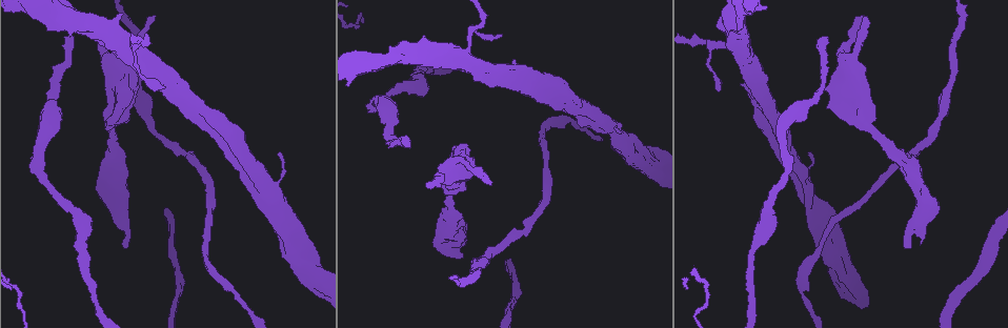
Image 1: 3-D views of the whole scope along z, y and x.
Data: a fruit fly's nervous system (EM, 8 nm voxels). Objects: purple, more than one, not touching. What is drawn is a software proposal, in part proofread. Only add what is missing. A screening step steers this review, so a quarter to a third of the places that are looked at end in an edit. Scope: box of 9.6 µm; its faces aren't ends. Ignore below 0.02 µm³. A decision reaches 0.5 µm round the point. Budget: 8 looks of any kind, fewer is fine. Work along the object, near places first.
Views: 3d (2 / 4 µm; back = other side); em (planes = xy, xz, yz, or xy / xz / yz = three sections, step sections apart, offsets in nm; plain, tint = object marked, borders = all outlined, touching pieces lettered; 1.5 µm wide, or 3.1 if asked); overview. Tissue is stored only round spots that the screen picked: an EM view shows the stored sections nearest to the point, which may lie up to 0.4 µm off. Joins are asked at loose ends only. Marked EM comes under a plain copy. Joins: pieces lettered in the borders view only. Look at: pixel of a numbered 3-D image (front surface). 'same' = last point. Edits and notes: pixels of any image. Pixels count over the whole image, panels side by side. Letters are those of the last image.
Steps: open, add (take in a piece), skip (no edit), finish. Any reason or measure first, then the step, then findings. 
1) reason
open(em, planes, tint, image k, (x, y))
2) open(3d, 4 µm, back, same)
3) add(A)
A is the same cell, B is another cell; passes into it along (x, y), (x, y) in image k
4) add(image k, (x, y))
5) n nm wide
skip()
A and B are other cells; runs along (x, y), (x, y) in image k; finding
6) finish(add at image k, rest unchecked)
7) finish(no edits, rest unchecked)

stops while still wide
open(em, yz, step 4, tint, image 1, (920, 243))

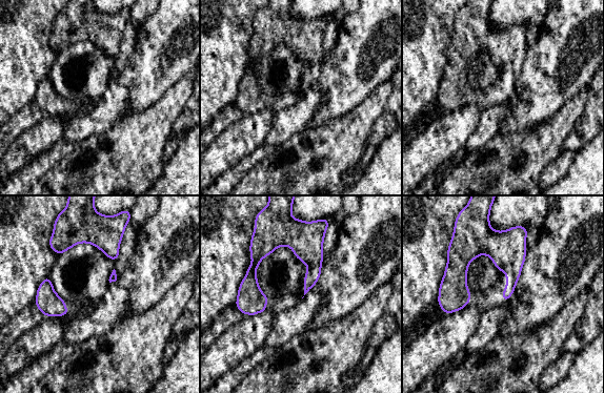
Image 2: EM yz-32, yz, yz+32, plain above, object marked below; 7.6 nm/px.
open(em, xy, step 8, borders, same)

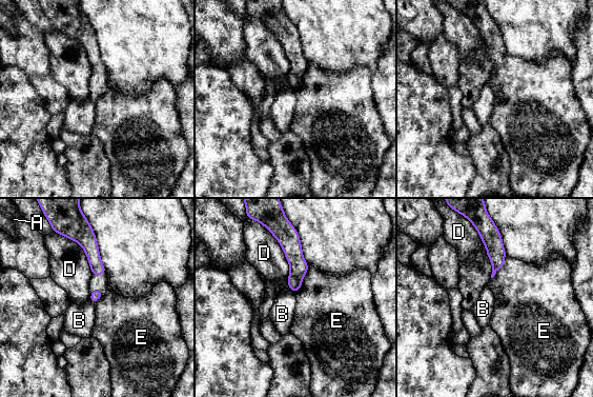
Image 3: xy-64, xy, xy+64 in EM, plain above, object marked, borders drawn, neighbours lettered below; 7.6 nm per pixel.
skip()
A, B, D and E are other cells; border along (309, 265), (301, 288), (295, 294) in image 3; no lettered piece goes on from it

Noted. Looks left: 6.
thick end
open(3d, 4 µm, image 1, (123, 14))

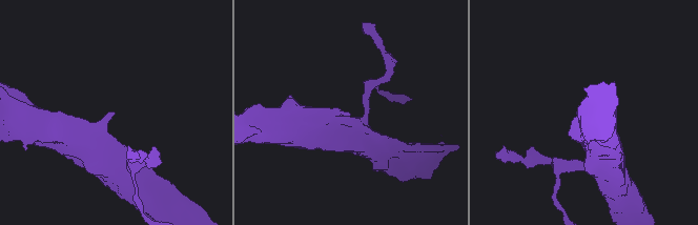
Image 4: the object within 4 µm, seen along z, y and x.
now the EM
open(em, xz, step 4, tint, image 4, (350, 114))

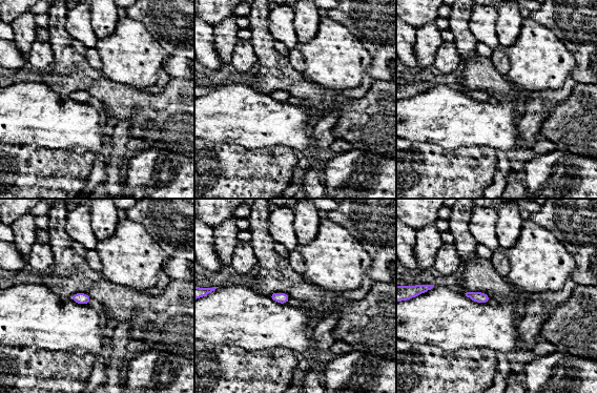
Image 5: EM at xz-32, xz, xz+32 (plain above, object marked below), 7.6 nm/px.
another direction
open(em, planes, borders, same)

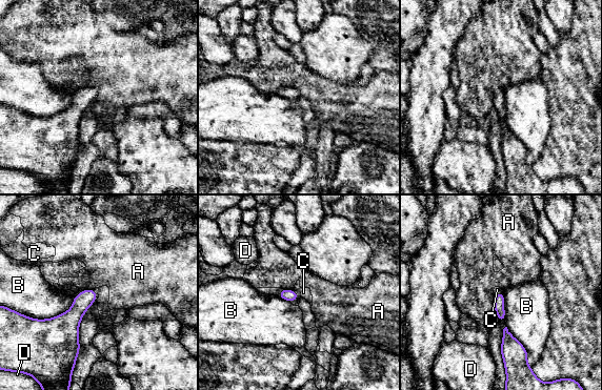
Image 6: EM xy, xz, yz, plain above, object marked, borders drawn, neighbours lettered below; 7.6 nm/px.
skip()
A, B, C and D are other cells; border along (87, 289), (81, 290), (74, 296) in image 6; none of them fits

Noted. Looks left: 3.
open(em, xz, step 4, borders, image 1, (152, 17))

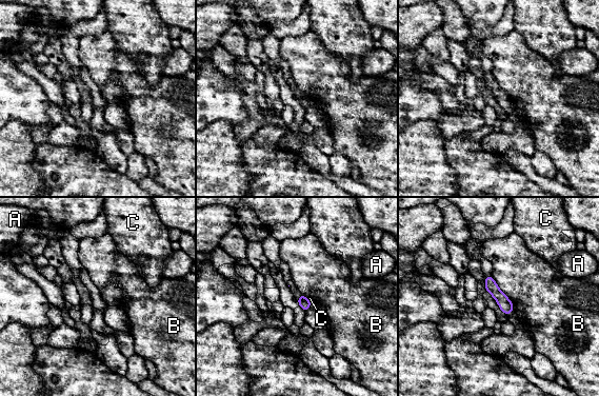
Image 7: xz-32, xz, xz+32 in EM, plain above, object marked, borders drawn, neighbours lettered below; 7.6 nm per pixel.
open(em, yz, step 4, borders, same)

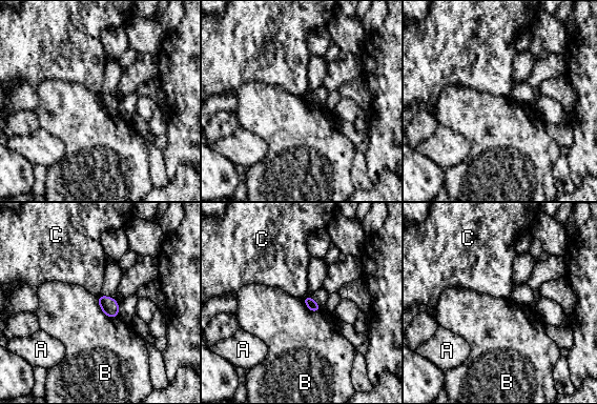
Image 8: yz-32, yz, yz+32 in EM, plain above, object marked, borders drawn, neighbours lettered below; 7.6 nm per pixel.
skip()
A, B and C are other cells; border along (97, 298), (107, 316), (117, 317) in image 8; none of them fits

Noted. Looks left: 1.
finish(no edits, rest unchecked)

